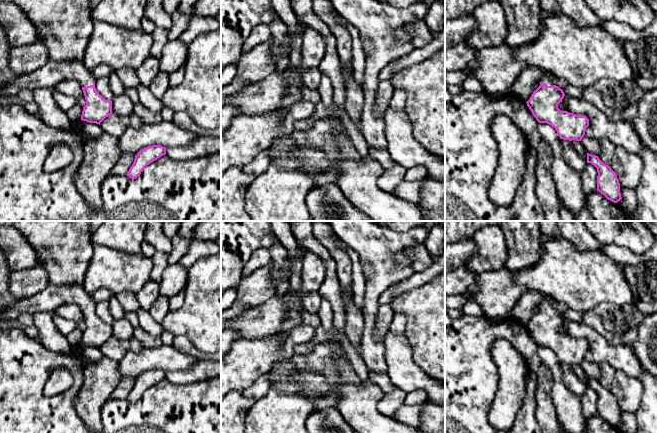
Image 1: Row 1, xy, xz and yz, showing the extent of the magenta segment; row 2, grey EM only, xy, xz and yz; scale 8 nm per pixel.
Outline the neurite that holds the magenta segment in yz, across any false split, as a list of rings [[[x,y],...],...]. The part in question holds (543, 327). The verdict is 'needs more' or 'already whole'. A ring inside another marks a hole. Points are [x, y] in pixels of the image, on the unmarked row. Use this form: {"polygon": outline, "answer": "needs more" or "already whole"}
{"polygon": [[[542,300],[539,304],[540,310],[526,326],[536,344],[551,349],[560,363],[581,365],[589,350],[589,343],[561,335],[558,328],[565,320],[563,314],[553,308],[547,300]]], "answer": "needs more"}

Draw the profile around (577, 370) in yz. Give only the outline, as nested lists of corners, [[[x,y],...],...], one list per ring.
[[[572,364],[570,365],[572,368],[573,373],[580,379],[582,380],[586,386],[587,386],[587,375],[585,372],[582,370],[580,365]]]

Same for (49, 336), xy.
[[[36,313],[33,315],[34,326],[38,330],[38,341],[46,349],[61,354],[72,355],[73,348],[53,322],[53,313]]]

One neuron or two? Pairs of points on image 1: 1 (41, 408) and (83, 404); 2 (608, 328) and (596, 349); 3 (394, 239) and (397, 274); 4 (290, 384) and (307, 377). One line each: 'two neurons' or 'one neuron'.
1: two neurons
2: two neurons
3: one neuron
4: one neuron

